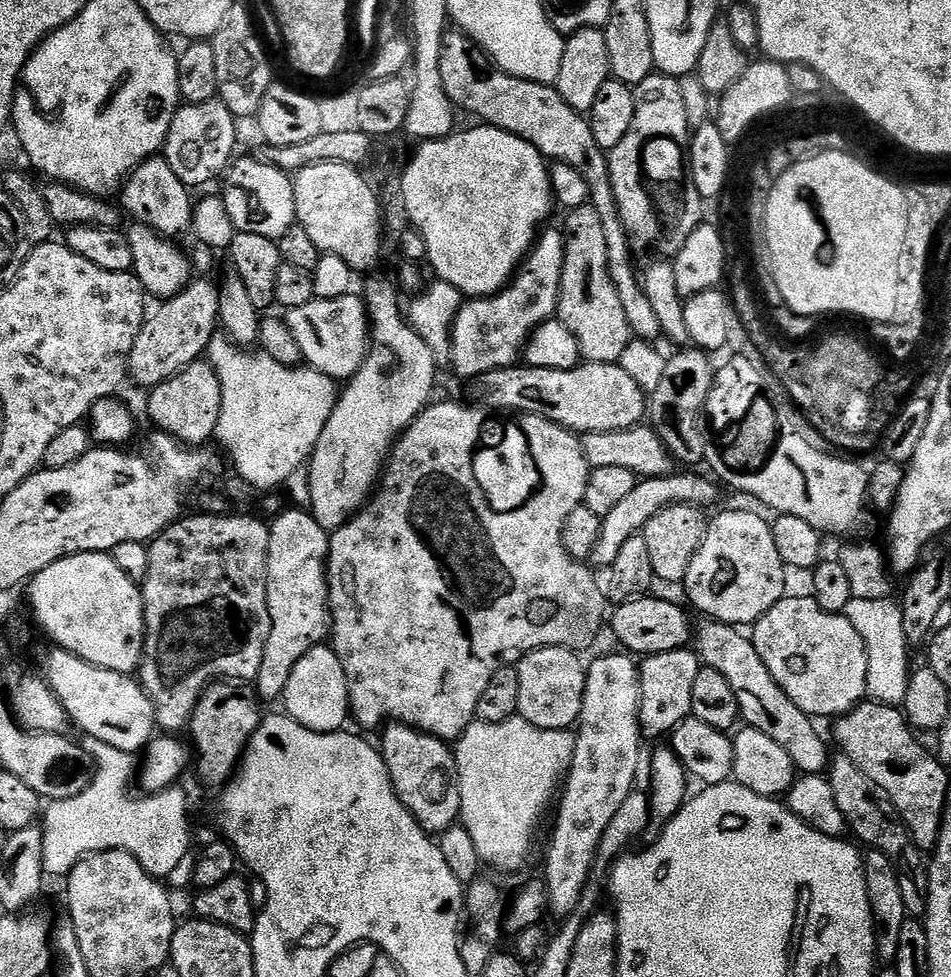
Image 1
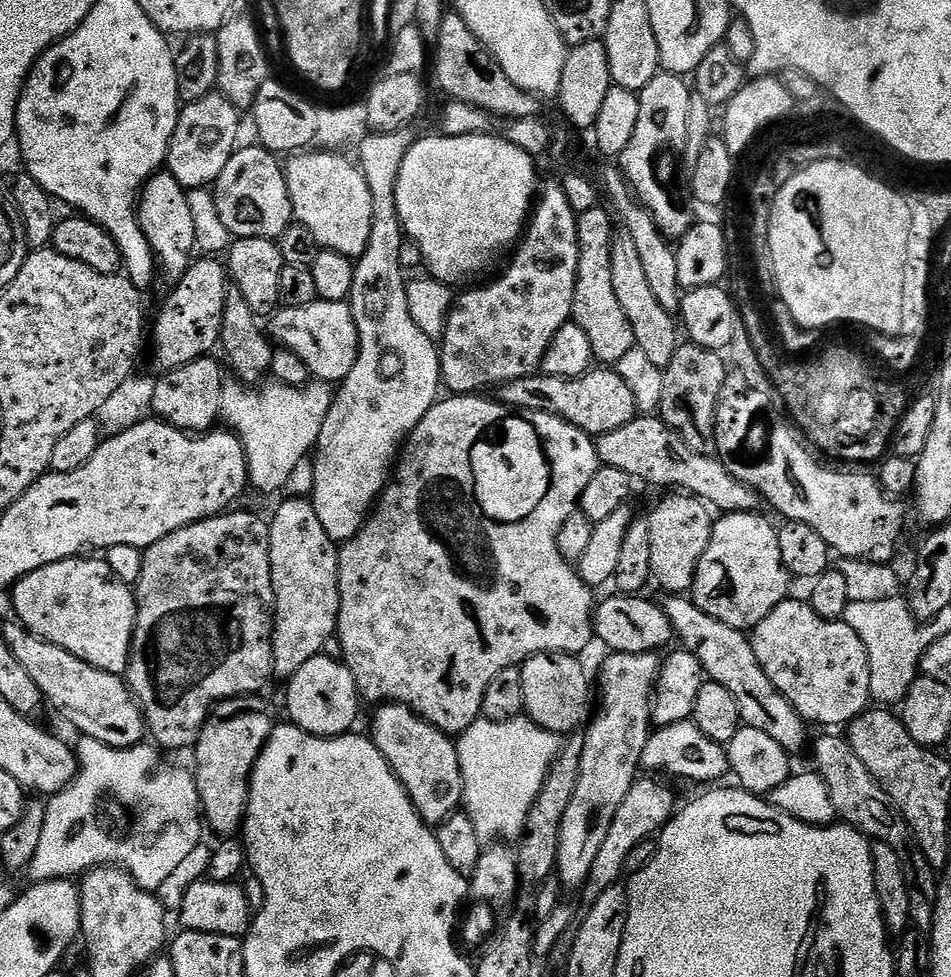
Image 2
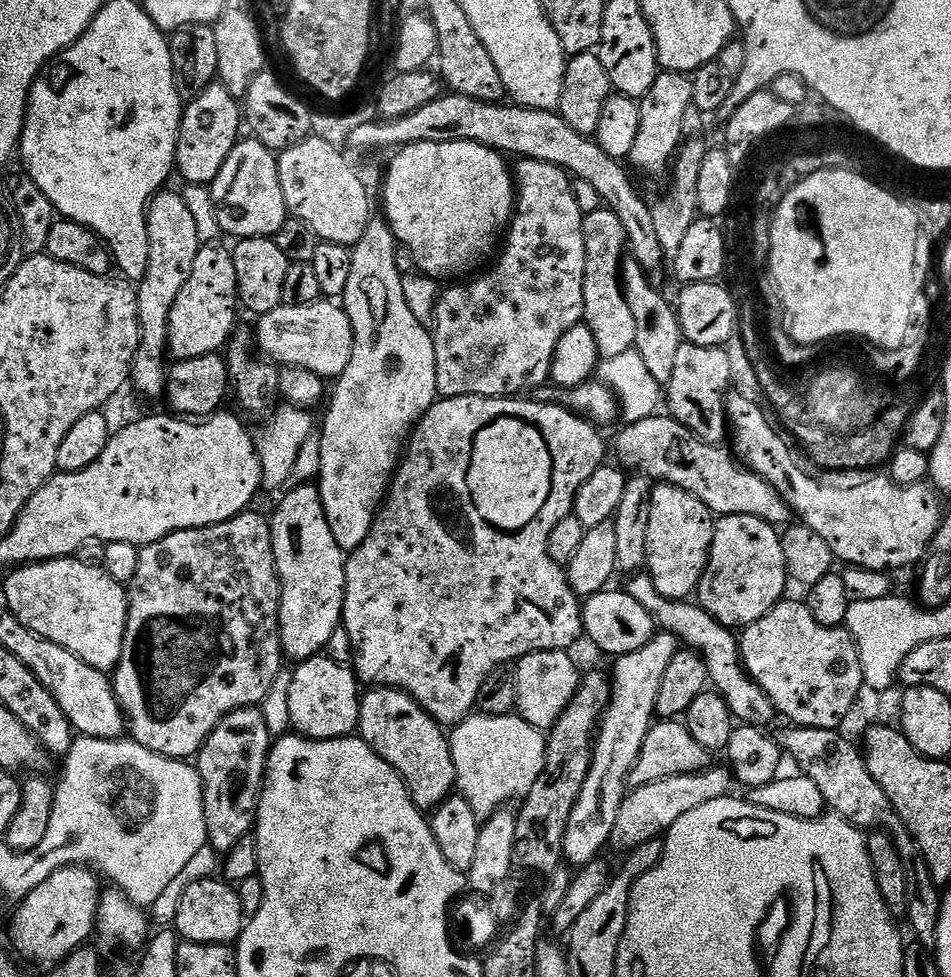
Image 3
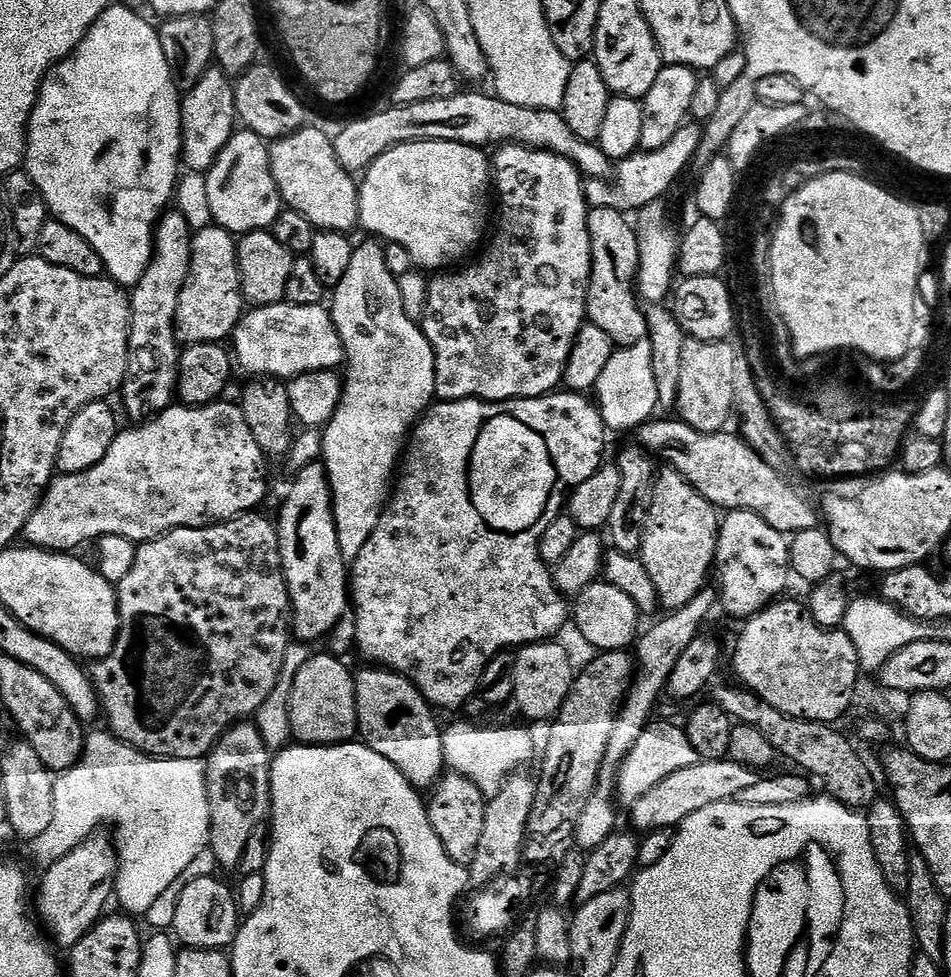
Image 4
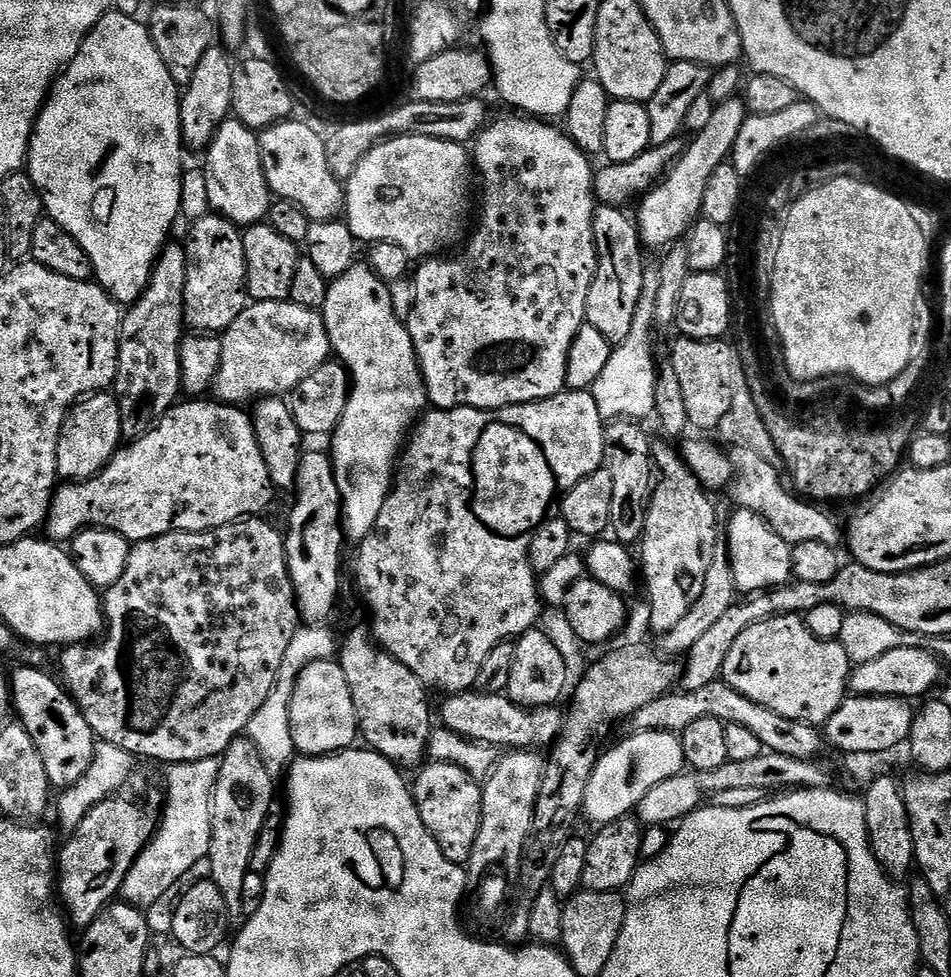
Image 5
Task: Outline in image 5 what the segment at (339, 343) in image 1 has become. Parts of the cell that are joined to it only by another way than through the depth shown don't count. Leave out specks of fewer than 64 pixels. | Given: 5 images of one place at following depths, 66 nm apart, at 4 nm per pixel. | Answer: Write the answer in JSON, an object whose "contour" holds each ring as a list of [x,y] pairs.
{"contour":[[[257,300],[249,303],[248,307],[242,310],[242,314],[238,314],[238,318],[234,318],[231,326],[222,333],[220,345],[222,366],[216,375],[214,396],[219,403],[233,406],[244,406],[265,396],[280,396],[295,392],[300,383],[310,378],[310,374],[314,374],[318,366],[329,363],[333,355],[323,315],[314,310],[306,310],[288,300],[278,302]]]}

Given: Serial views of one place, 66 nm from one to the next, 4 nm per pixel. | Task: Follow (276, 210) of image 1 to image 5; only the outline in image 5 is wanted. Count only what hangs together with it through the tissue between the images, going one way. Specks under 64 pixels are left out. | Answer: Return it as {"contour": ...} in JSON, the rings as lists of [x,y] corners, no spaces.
{"contour":[[[226,119],[206,150],[207,156],[208,161],[202,164],[202,169],[209,191],[209,209],[237,226],[261,223],[272,209],[274,197],[262,170],[259,135],[240,120]]]}

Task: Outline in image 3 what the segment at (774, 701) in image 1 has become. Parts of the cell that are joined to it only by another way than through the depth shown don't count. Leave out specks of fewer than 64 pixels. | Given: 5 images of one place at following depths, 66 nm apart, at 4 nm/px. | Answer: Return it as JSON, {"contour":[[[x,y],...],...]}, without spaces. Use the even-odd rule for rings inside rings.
{"contour":[[[637,571],[629,575],[627,580],[626,591],[630,594],[630,598],[634,598],[634,602],[639,602],[646,609],[646,614],[652,616],[657,629],[674,634],[681,645],[699,652],[703,657],[711,687],[723,696],[737,721],[759,722],[764,725],[770,723],[774,718],[777,719],[778,709],[773,704],[772,697],[764,691],[761,684],[757,684],[749,676],[743,666],[740,659],[740,642],[733,629],[720,624],[705,608],[700,607],[699,603],[691,599],[668,600],[662,594],[658,594],[658,586],[654,586],[647,571]],[[756,720],[761,720],[761,722]]]}

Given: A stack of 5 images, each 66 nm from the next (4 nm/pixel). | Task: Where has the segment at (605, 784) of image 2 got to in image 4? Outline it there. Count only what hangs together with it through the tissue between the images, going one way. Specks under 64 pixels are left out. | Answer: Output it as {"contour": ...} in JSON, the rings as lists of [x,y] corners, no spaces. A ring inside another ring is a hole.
{"contour":[[[706,586],[686,606],[682,606],[679,610],[669,611],[664,614],[668,616],[662,617],[657,624],[652,624],[649,628],[647,625],[643,629],[642,635],[637,639],[634,645],[634,660],[636,663],[634,679],[627,696],[624,697],[619,712],[616,714],[616,721],[610,730],[610,740],[606,746],[604,765],[600,770],[600,781],[596,786],[596,791],[586,802],[582,814],[578,814],[574,837],[574,844],[577,849],[594,849],[604,842],[609,835],[617,831],[616,812],[608,805],[608,796],[610,800],[609,785],[613,783],[614,773],[623,762],[626,753],[634,746],[634,742],[638,742],[638,738],[642,738],[642,734],[653,719],[652,711],[655,710],[660,695],[662,697],[665,695],[668,679],[674,670],[674,665],[678,662],[678,658],[682,658],[682,650],[689,648],[690,642],[694,642],[701,635],[702,629],[700,627],[703,626],[704,619],[712,611],[717,611],[717,608],[717,589]],[[605,784],[608,784],[608,788]]]}

